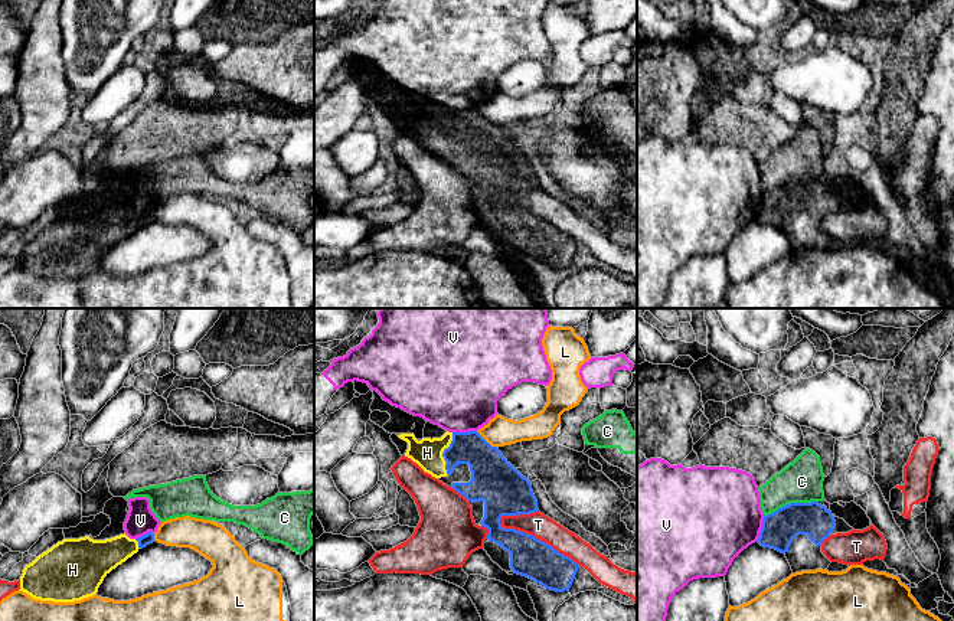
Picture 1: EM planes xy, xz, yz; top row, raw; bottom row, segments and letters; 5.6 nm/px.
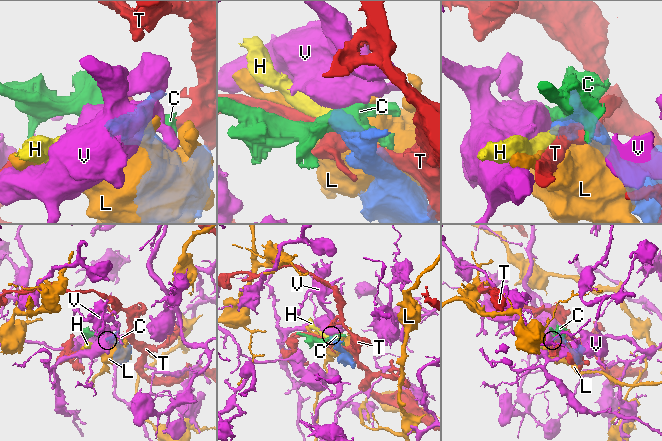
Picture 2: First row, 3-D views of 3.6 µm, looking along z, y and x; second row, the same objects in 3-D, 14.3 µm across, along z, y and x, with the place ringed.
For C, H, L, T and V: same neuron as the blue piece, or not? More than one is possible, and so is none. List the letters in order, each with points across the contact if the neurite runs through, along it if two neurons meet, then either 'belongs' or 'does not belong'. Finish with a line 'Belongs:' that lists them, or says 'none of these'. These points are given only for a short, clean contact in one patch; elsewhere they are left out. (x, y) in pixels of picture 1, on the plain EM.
C: does not belong
H: way xz (486, 140), (477, 131), (443, 131), (427, 130); belongs
L: does not belong
T: does not belong
V: border yz (764, 193), (757, 218); does not belong
Belongs: H

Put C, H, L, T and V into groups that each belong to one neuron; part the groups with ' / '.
C / H / L / T / V

